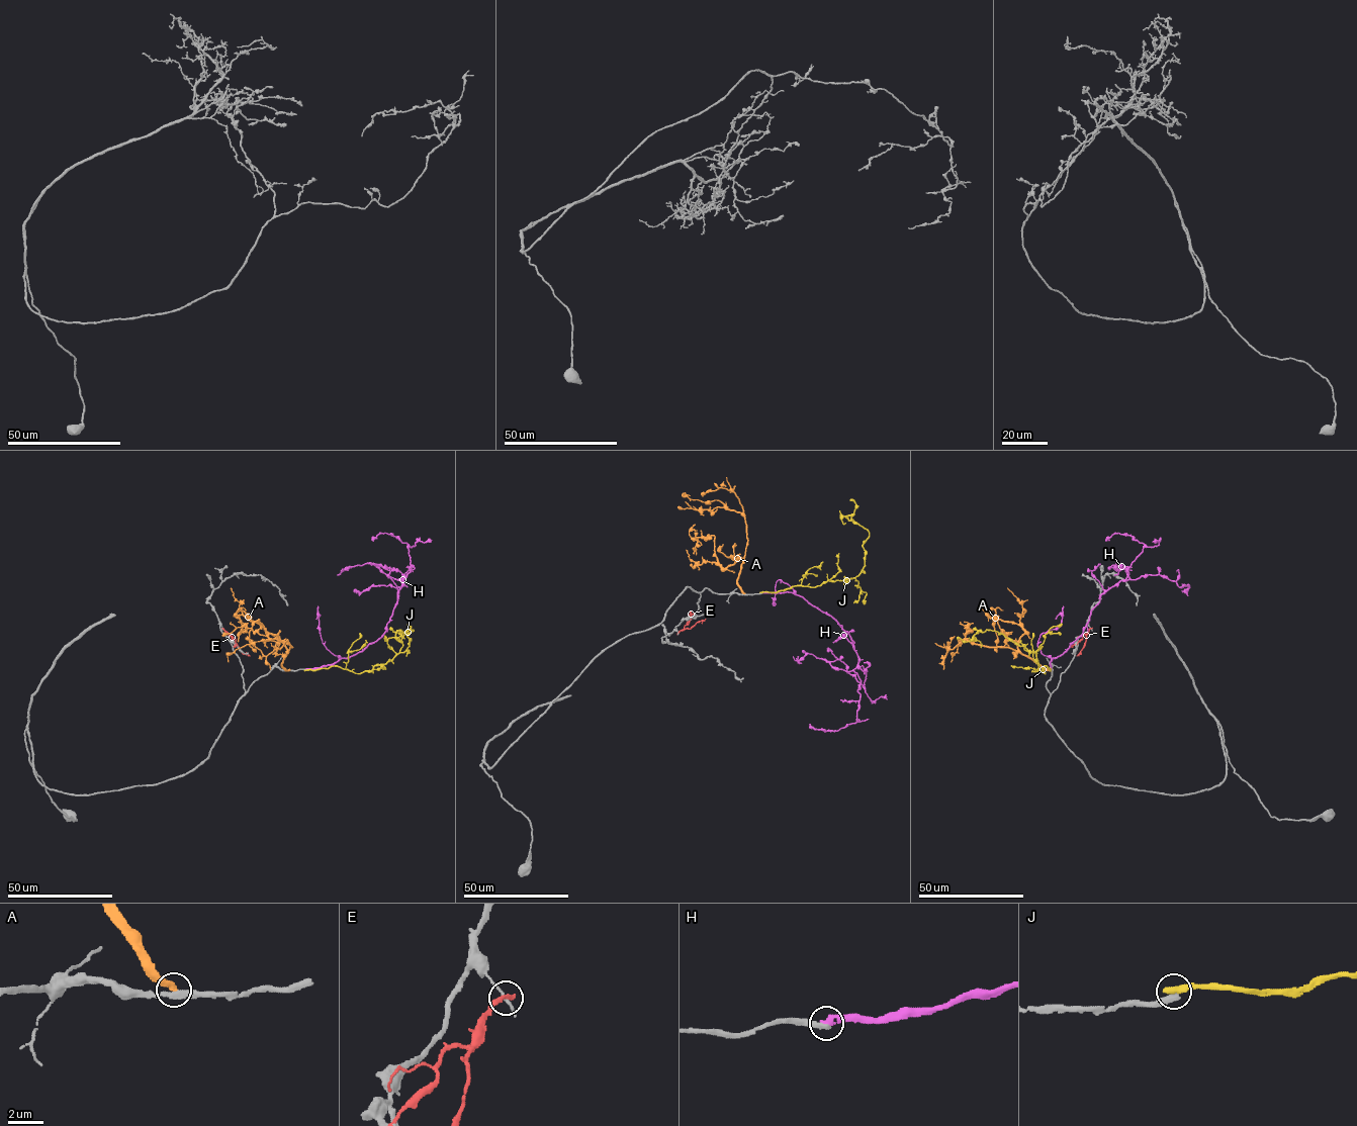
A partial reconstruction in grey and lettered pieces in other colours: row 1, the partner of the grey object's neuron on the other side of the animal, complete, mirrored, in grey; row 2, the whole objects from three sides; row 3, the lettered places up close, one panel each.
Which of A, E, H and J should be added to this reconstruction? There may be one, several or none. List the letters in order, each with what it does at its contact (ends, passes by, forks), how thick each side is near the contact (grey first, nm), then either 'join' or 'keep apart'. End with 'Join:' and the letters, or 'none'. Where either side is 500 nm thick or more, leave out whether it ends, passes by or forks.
A: it ends | 280/400 nm | keep apart
E: it ends | 180/280 nm | keep apart
H: it ends | 360/320 nm | keep apart
J: it ends | 360/400 nm | keep apart
Join: none

